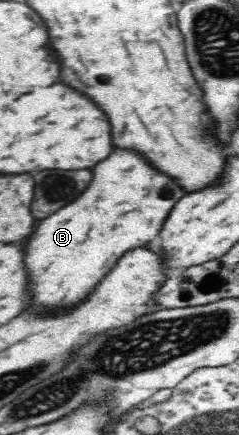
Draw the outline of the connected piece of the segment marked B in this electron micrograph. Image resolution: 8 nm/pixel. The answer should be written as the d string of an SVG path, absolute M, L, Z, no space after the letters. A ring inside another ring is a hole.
M117 147L107 159L93 167L93 181L83 191L83 195L43 219L29 241L27 265L31 271L31 287L35 289L35 305L73 305L85 299L93 285L109 271L109 267L123 255L124 251L147 245L159 235L165 219L185 195L185 189L167 173L155 169L155 165L145 157L145 153L135 149Z

